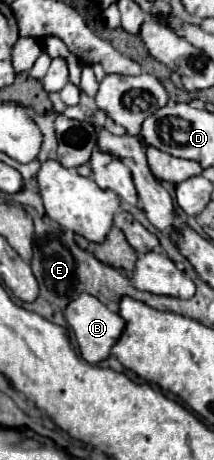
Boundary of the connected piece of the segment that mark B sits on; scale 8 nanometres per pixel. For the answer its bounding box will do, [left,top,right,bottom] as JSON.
[64,293,126,363]

